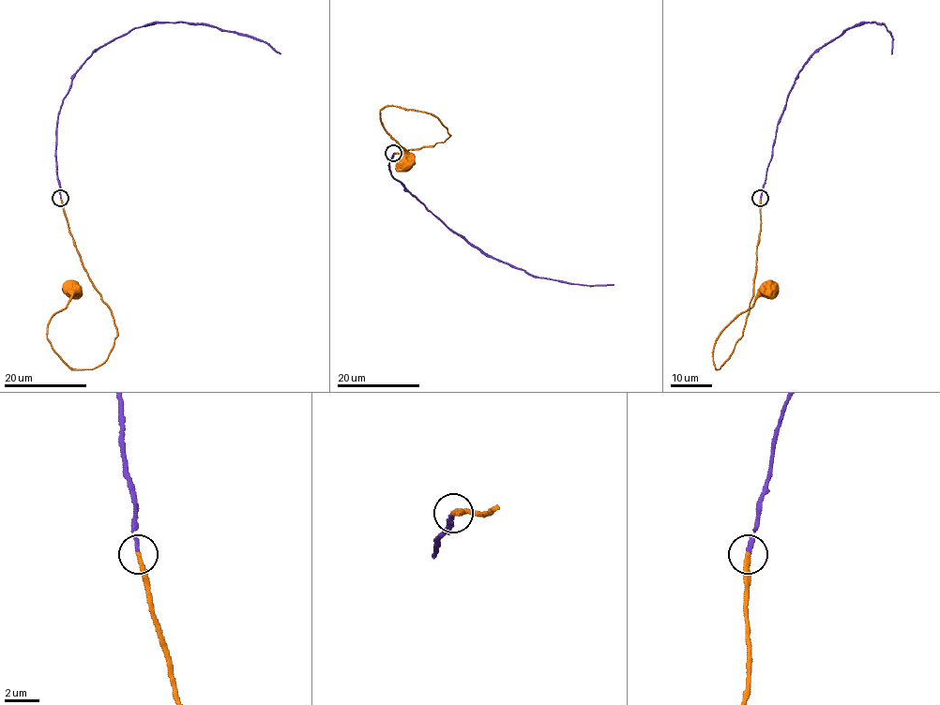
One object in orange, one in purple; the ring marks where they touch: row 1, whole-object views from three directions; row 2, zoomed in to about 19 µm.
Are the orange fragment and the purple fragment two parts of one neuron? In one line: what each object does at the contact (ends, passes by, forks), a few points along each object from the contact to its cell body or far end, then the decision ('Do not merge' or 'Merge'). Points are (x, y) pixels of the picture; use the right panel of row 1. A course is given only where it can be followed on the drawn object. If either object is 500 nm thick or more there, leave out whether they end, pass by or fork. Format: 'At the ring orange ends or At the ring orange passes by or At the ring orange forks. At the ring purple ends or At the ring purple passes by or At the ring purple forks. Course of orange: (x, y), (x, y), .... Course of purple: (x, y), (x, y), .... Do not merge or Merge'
At the ring orange ends. At the ring purple ends. Course of orange: (761, 198), (750, 311), (742, 337), (716, 368), (718, 336), (771, 292). Course of purple: (761, 198), (775, 131), (786, 97), (802, 66), (818, 49), (861, 22), (885, 24), (892, 36), (891, 54). Merge

